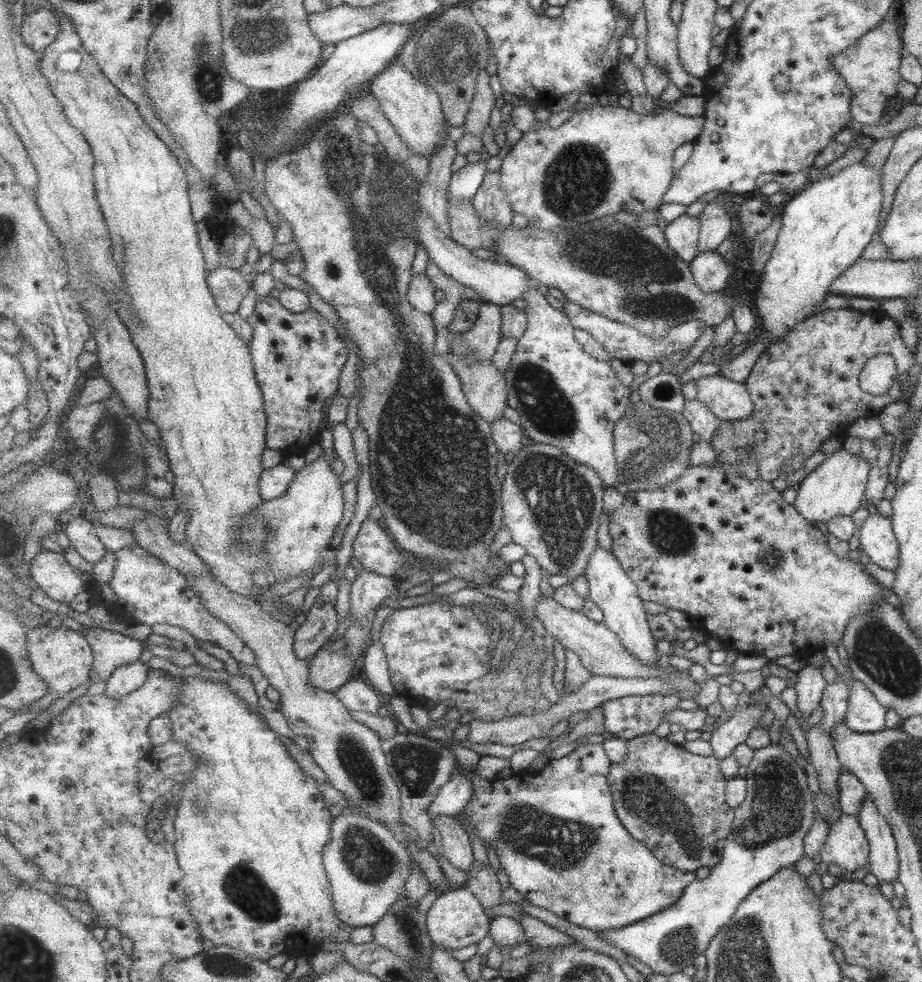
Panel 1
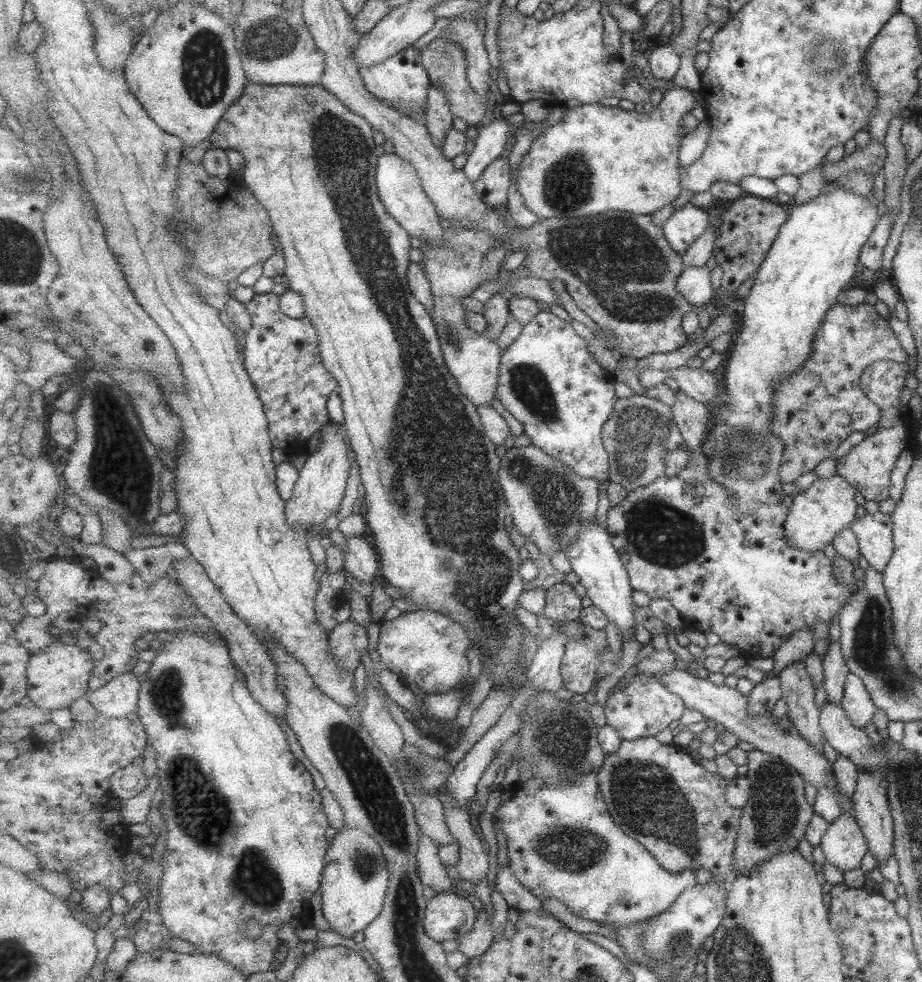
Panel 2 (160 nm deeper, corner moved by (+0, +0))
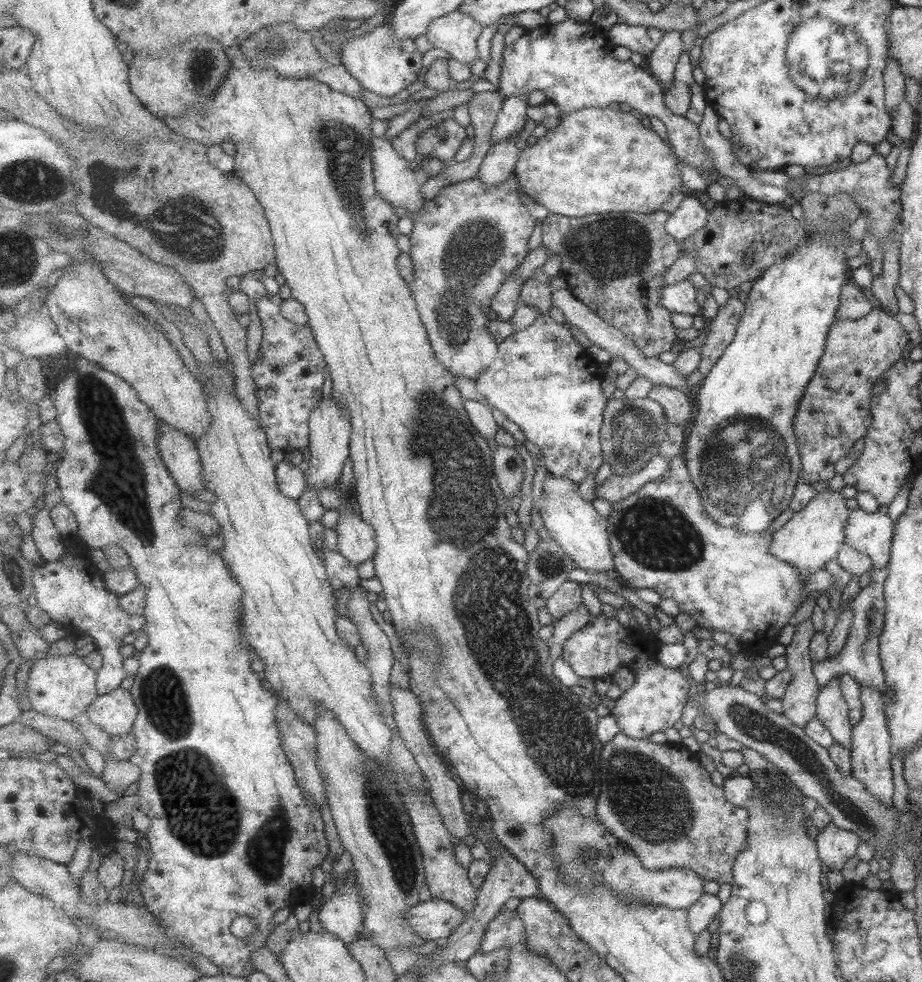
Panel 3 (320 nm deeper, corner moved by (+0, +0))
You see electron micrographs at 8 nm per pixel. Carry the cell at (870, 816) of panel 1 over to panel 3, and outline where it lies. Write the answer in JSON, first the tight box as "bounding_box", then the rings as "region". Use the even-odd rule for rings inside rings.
{"bounding_box":[850,684,893,806],"region":[[[859,684],[859,701],[863,708],[860,722],[852,726],[852,738],[850,749],[850,775],[856,777],[861,784],[881,804],[892,806],[893,781],[890,760],[891,735],[887,725],[887,717],[884,712],[883,697],[873,687]]]}

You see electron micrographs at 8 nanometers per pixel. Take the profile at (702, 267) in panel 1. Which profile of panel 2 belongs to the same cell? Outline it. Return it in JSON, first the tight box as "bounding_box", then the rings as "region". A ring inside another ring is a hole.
{"bounding_box":[677,267,713,306],"region":[[[707,267],[687,268],[678,280],[677,286],[680,293],[696,306],[709,305],[713,298],[713,284],[711,284],[711,271]]]}

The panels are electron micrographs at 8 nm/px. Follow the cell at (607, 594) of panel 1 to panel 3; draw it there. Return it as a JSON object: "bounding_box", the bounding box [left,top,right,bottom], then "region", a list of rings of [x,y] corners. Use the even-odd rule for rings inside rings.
{"bounding_box":[542,474,619,581],"region":[[[548,474],[544,482],[545,495],[547,501],[542,508],[542,521],[544,528],[551,538],[573,558],[577,568],[604,572],[609,577],[619,581],[616,570],[615,557],[611,537],[608,533],[608,517],[603,517],[595,508],[593,501],[587,501],[579,492],[579,484],[569,480]]]}

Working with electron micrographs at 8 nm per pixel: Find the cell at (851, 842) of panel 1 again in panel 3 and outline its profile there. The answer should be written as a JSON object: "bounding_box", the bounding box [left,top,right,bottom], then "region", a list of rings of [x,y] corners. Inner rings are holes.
{"bounding_box":[816,822,860,871],"region":[[[831,822],[819,830],[816,839],[820,860],[828,869],[839,871],[843,863],[855,855],[855,848],[860,841],[855,832],[837,828]]]}

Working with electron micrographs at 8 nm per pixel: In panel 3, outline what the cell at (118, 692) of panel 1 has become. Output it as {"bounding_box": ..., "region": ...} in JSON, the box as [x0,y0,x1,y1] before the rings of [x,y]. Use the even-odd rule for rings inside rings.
{"bounding_box":[87,687,138,738],"region":[[[119,687],[110,694],[99,696],[87,713],[91,722],[100,726],[110,737],[121,738],[134,729],[138,712],[132,692]]]}

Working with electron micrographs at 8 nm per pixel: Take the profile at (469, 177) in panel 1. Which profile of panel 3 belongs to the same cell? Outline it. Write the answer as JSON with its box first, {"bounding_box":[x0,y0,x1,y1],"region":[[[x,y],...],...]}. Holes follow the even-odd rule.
{"bounding_box":[492,95,529,146],"region":[[[527,95],[512,96],[504,99],[504,107],[499,113],[496,128],[492,132],[492,146],[500,140],[523,135],[529,112]]]}

